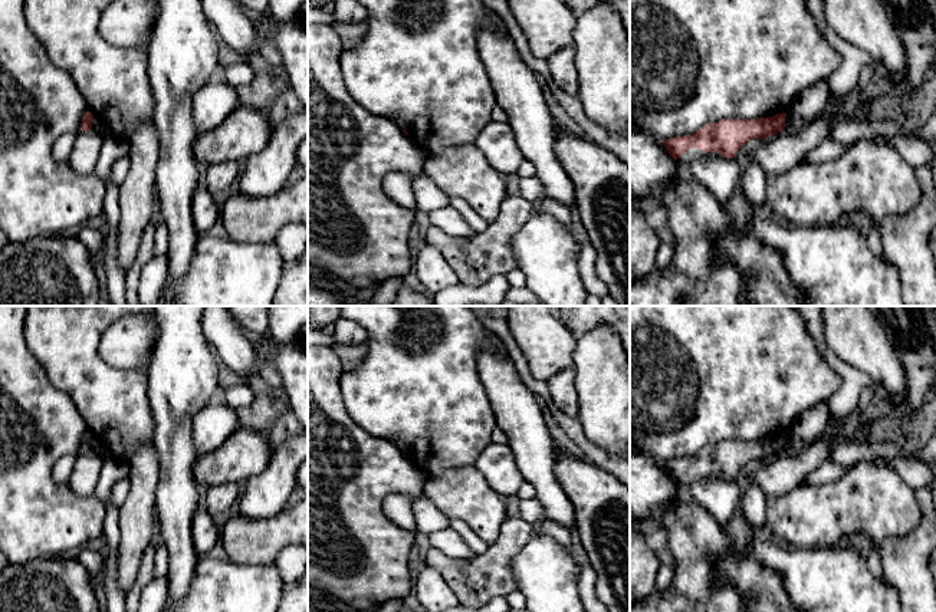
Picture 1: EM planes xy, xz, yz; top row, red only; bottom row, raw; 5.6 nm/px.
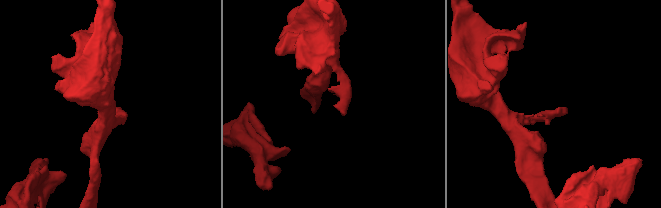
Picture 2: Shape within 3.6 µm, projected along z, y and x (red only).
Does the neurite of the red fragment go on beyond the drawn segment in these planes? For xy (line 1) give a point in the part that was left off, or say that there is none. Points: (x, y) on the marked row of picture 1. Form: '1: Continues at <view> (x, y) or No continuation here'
1: No continuation here

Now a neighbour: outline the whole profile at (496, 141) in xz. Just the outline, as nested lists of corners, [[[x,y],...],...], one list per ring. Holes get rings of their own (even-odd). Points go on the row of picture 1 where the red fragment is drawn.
[[[490,121],[476,138],[474,145],[503,177],[515,174],[525,161],[508,122]]]

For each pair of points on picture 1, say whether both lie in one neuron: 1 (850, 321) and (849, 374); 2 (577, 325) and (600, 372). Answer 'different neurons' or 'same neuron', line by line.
1: different neurons
2: different neurons

